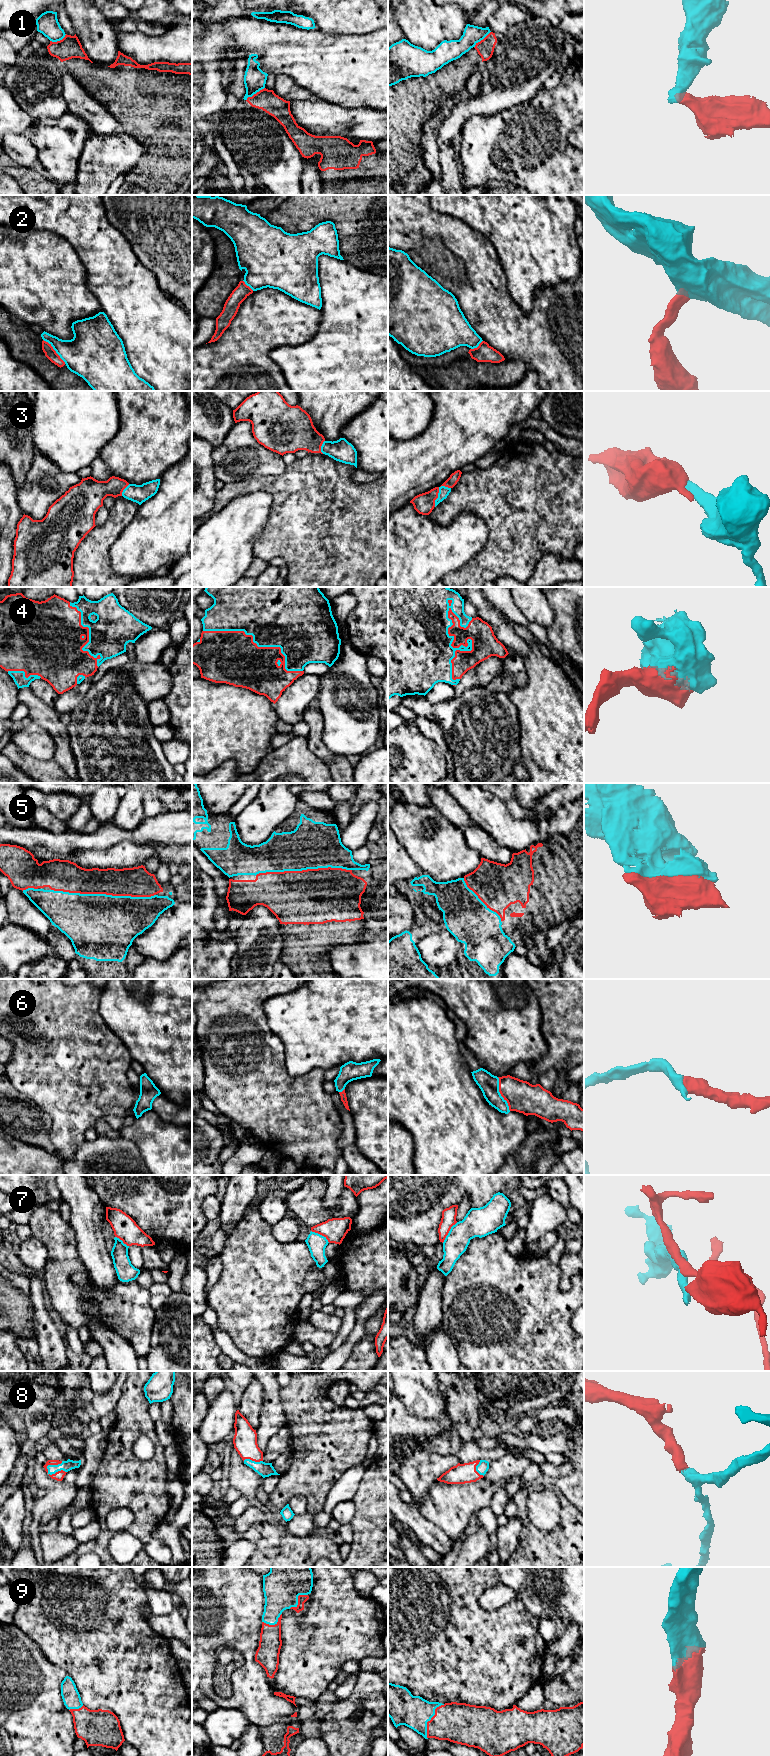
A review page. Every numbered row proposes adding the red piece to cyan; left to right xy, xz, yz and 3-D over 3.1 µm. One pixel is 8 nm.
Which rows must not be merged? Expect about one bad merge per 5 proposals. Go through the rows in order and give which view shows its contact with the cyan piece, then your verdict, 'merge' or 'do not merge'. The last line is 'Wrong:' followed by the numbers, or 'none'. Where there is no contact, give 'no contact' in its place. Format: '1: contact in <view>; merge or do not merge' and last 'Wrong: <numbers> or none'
1: contact in xz; do not merge
2: contact in xy; do not merge
3: contact in yz; merge
4: contact in yz; merge
5: contact in xy; merge
6: contact in yz; merge
7: contact in yz; do not merge
8: contact in xy; merge
9: contact in yz; merge
Wrong: 1, 2, 7

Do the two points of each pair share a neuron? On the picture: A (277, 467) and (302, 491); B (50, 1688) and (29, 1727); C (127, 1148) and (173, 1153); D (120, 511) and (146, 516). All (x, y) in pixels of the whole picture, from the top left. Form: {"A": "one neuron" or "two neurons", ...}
{"A": "two neurons", "B": "one neuron", "C": "two neurons", "D": "two neurons"}

